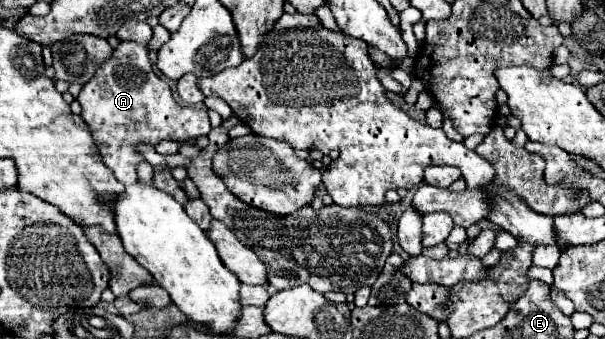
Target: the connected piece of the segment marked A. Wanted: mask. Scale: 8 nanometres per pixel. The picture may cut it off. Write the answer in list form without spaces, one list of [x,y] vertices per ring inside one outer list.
[[[131,41],[119,43],[113,57],[99,67],[89,83],[83,85],[77,101],[83,107],[81,117],[91,127],[91,135],[105,165],[123,185],[131,185],[139,179],[137,165],[145,161],[137,151],[139,145],[157,145],[165,139],[183,141],[209,135],[211,131],[207,111],[179,105],[173,99],[169,85],[153,73],[147,47]]]

